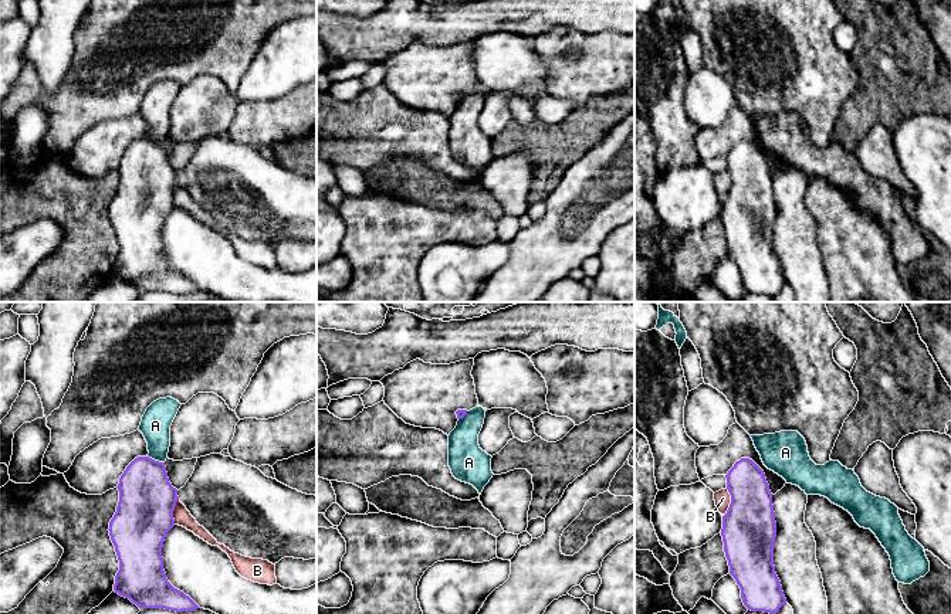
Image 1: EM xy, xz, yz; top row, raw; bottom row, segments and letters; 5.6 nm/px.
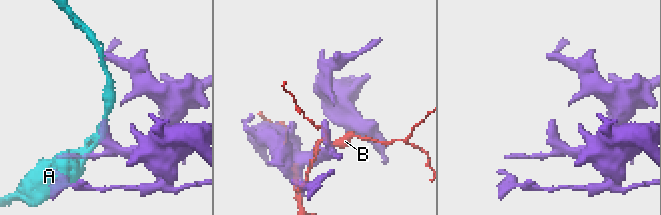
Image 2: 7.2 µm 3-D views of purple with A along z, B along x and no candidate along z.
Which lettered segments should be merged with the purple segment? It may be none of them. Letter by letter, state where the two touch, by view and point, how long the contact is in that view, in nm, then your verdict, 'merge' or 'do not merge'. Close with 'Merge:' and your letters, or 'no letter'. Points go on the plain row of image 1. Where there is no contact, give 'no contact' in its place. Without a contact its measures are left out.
A: xy (156, 143) | 100 nm | do not merge
B: yz (731, 185) | 160 nm | do not merge
Merge: no letter

